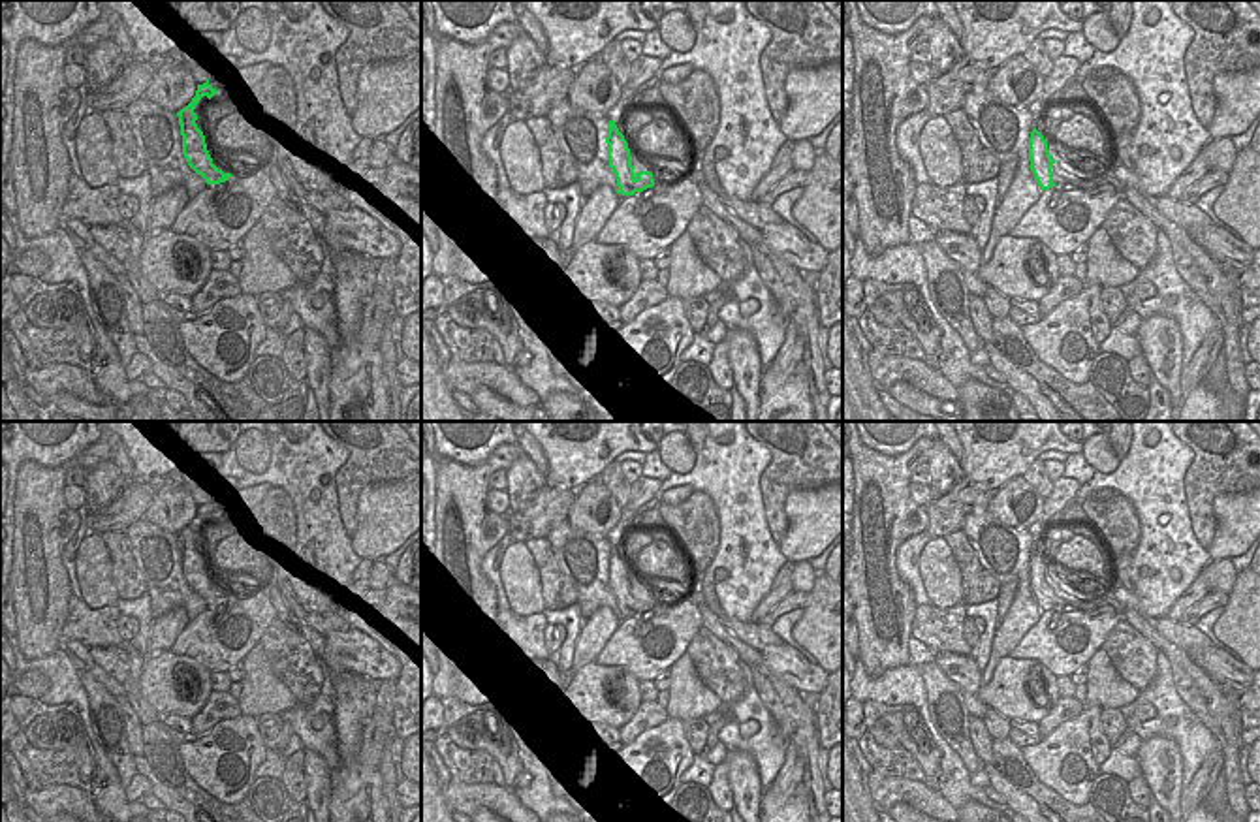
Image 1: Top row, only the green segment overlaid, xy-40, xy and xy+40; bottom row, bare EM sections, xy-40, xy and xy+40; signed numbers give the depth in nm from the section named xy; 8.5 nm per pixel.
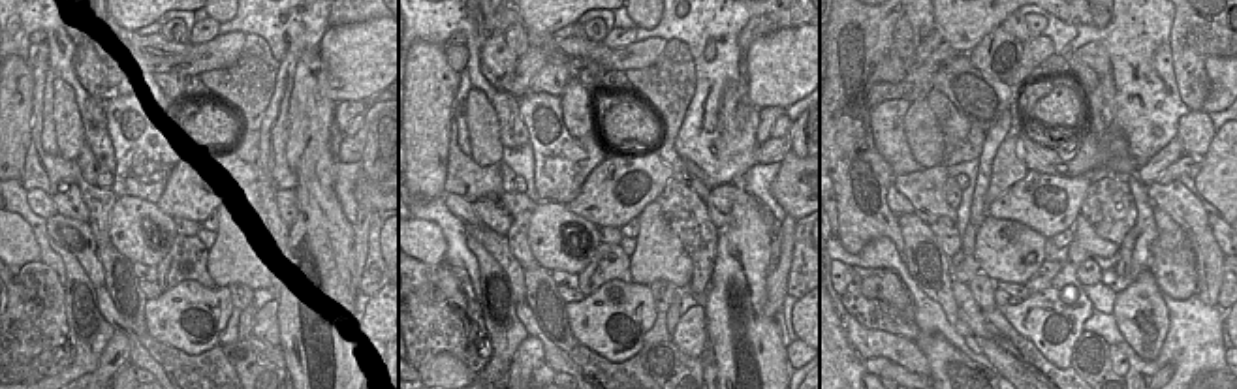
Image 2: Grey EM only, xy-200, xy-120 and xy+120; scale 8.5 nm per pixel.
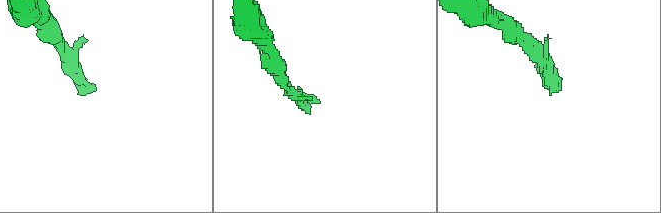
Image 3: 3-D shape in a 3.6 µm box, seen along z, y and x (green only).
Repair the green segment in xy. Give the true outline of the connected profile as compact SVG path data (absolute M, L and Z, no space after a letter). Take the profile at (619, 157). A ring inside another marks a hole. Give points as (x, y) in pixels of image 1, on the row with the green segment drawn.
M609 120L606 143L607 143L609 167L613 169L619 186L617 194L634 196L636 192L653 188L656 182L675 184L681 179L685 179L685 173L668 177L662 173L638 171L632 166L628 143L624 135L619 132L615 120Z

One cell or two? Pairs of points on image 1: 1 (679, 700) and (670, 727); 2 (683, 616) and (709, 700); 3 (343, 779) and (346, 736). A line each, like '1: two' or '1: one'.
1: two
2: two
3: one

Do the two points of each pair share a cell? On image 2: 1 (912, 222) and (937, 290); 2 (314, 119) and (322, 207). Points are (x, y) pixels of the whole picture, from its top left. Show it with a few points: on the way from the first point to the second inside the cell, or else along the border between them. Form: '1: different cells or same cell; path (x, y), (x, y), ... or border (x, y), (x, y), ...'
1: same cell; path (918, 239), (931, 273)
2: same cell; path (314, 141), (314, 185)

